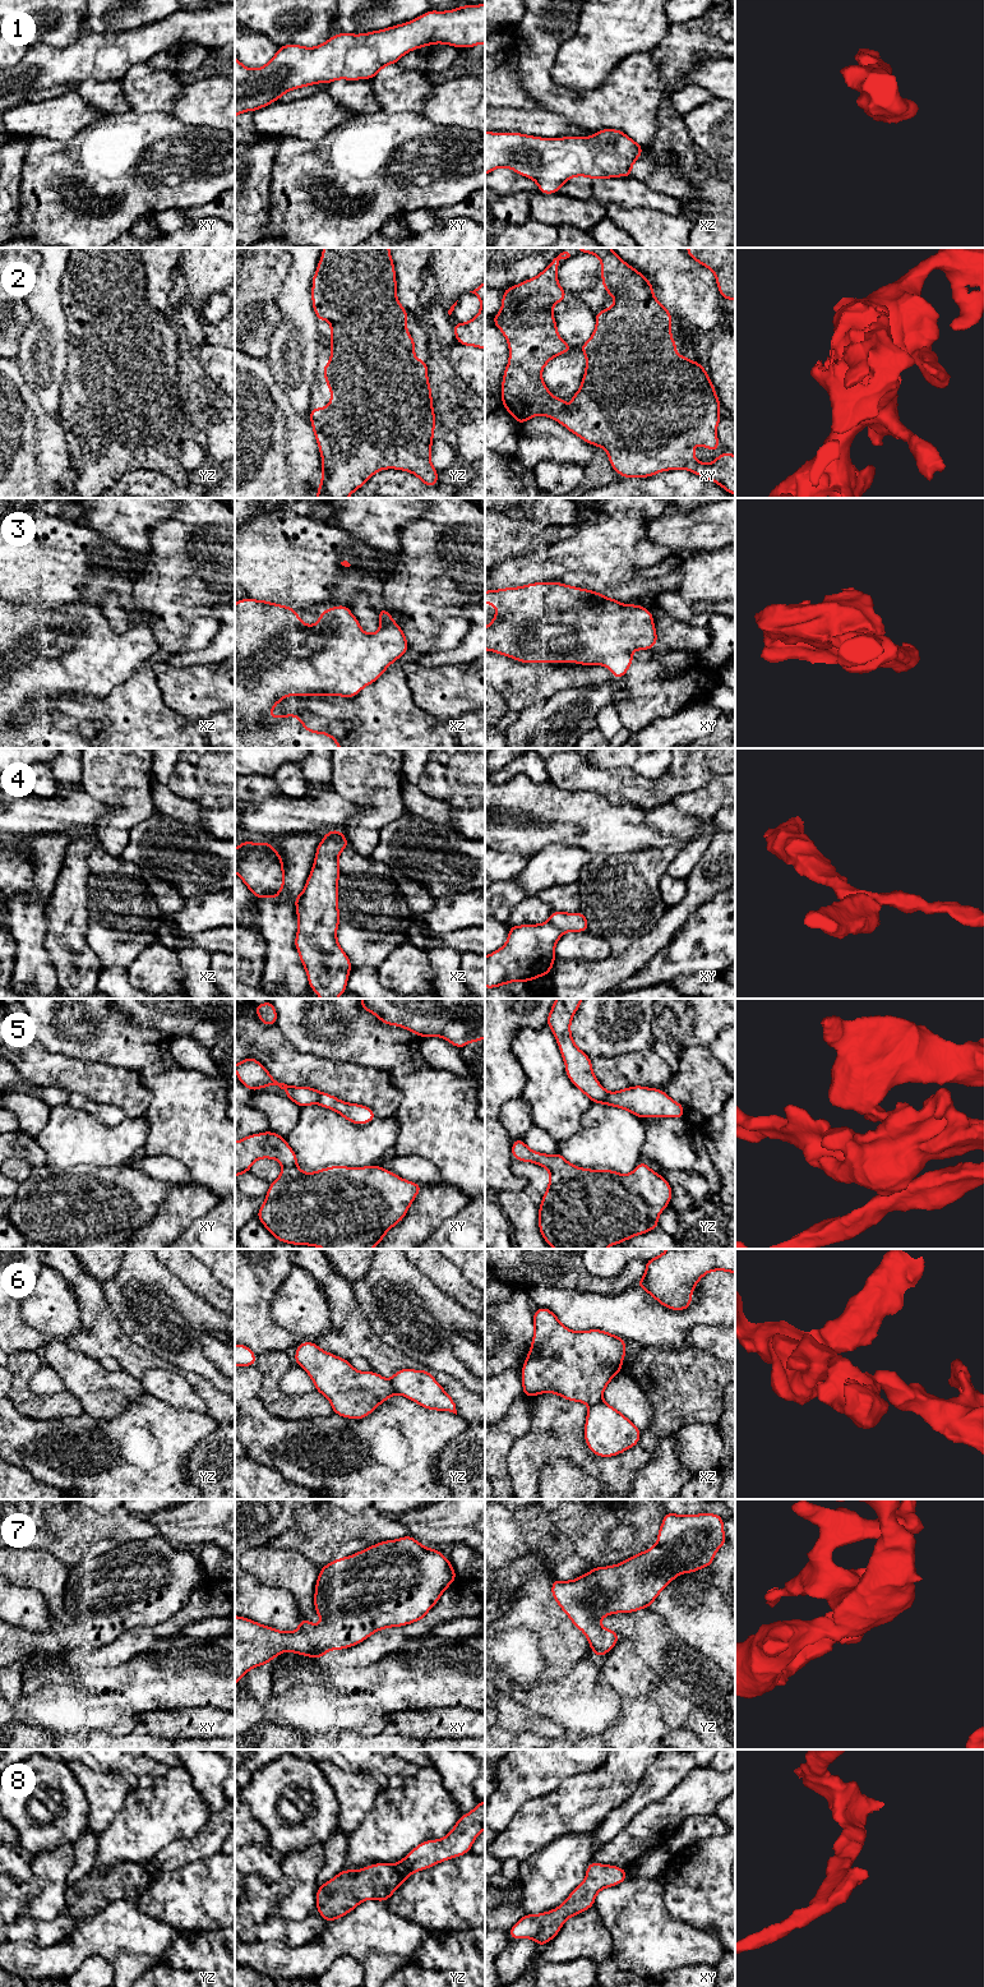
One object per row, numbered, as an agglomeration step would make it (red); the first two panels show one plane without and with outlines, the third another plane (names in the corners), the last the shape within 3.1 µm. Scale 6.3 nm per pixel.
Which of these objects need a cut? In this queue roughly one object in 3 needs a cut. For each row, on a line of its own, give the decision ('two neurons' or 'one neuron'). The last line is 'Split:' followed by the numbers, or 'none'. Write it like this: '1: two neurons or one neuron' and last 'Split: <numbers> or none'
1: one neuron
2: one neuron
3: one neuron
4: two neurons
5: two neurons
6: two neurons
7: one neuron
8: one neuron
Split: 4, 5, 6

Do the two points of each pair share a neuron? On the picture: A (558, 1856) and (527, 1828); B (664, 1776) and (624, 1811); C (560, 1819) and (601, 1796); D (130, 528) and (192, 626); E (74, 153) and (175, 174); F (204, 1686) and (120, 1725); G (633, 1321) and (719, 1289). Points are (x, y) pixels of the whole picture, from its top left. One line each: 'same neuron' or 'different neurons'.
A: different neurons
B: same neuron
C: same neuron
D: different neurons
E: same neuron
F: same neuron
G: same neuron

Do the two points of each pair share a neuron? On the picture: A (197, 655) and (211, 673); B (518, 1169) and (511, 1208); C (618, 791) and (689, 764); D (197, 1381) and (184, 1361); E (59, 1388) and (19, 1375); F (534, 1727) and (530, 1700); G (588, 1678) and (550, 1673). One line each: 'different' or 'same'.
A: different
B: same
C: same
D: different
E: different
F: different
G: different

